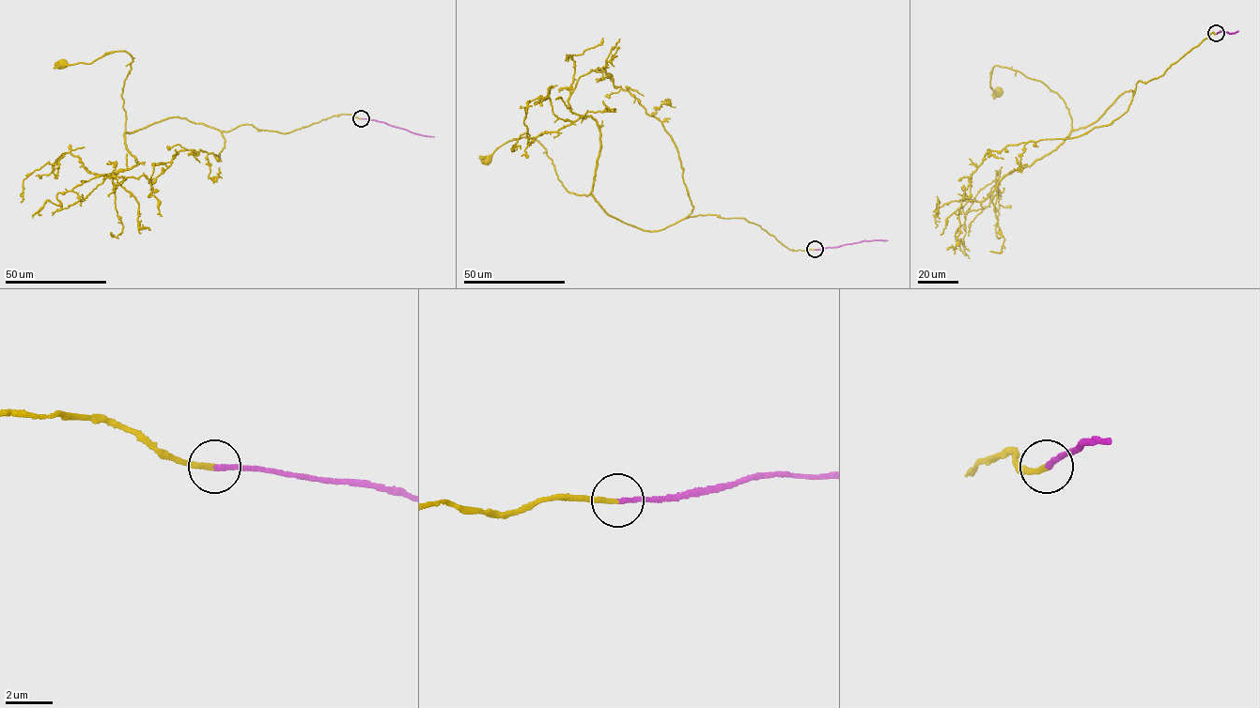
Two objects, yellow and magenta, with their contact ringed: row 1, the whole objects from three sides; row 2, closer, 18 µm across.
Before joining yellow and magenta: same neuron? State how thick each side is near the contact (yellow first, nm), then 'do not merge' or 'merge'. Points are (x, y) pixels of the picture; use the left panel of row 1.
200/170 nm | merge

